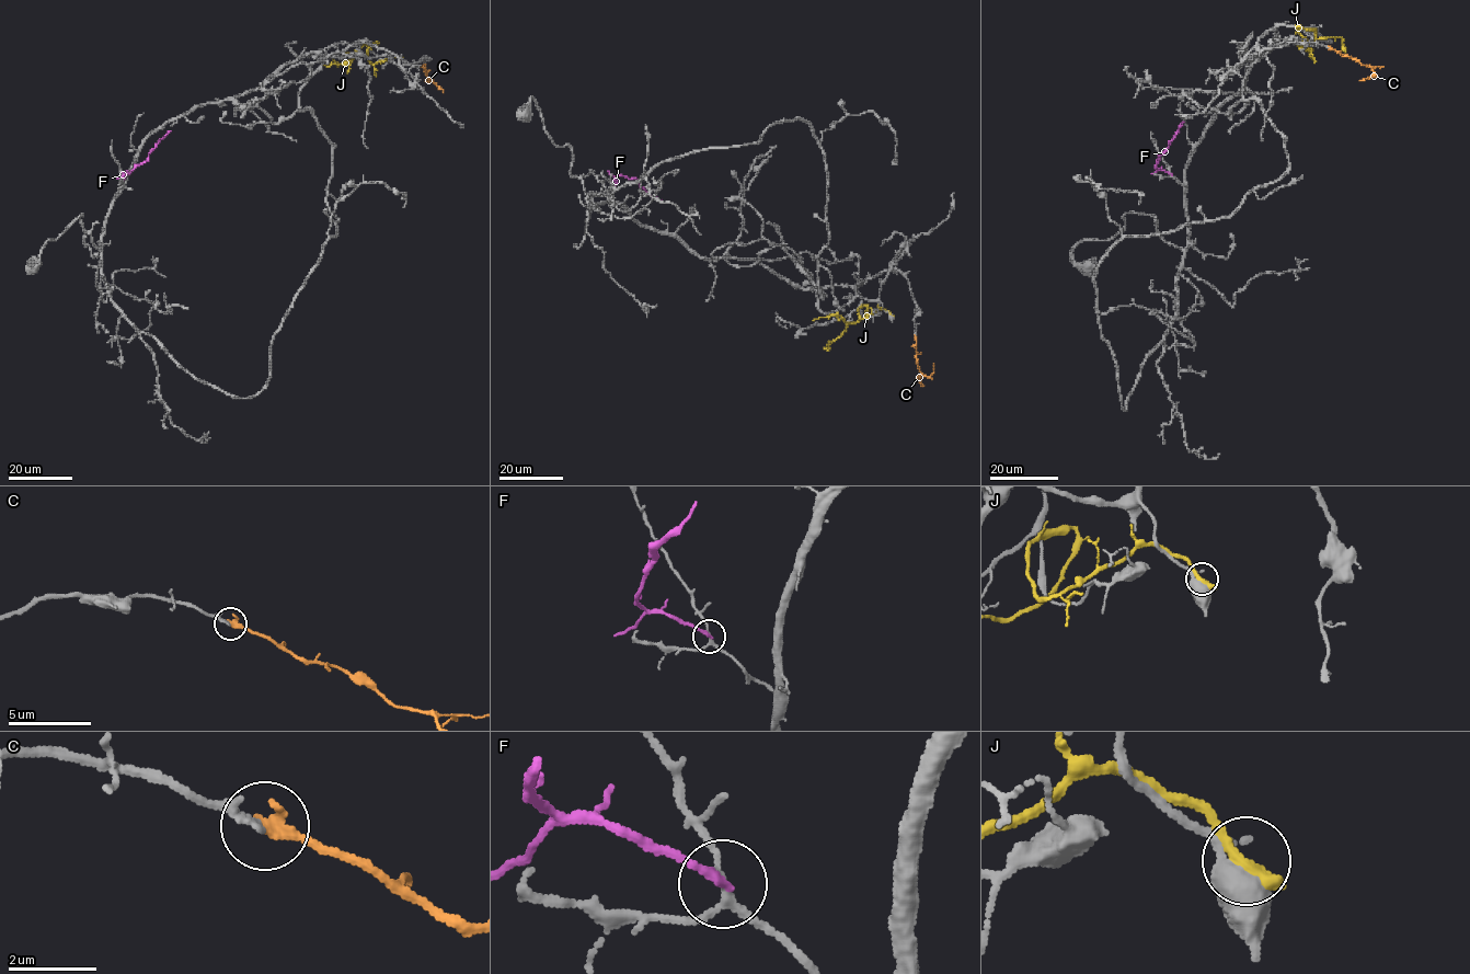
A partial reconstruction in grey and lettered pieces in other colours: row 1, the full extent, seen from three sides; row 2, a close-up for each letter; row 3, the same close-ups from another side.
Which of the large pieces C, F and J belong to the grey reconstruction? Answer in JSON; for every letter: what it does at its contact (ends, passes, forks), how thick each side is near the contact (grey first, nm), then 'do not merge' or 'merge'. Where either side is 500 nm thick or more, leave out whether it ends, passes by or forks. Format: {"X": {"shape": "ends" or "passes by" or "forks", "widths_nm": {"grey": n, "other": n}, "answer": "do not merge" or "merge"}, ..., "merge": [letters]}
{"C": {"shape": "ends", "widths_nm": {"grey": 240, "other": 240}, "answer": "merge"}, "F": {"shape": "ends", "widths_nm": {"grey": 150, "other": 220}, "answer": "do not merge"}, "J": {"shape": "ends", "widths_nm": {"grey": 400, "other": 440}, "answer": "do not merge"}, "merge": ["C"]}

